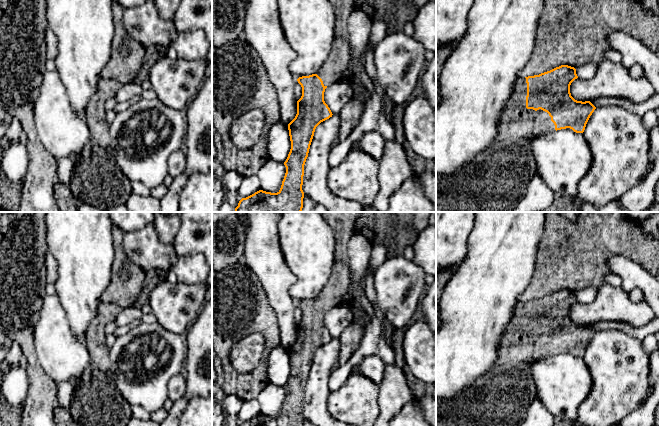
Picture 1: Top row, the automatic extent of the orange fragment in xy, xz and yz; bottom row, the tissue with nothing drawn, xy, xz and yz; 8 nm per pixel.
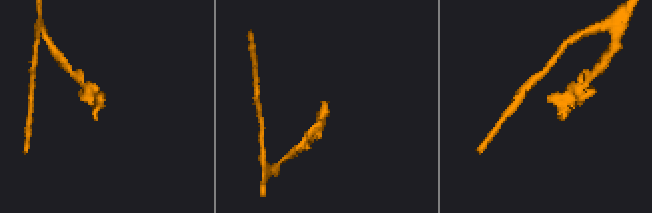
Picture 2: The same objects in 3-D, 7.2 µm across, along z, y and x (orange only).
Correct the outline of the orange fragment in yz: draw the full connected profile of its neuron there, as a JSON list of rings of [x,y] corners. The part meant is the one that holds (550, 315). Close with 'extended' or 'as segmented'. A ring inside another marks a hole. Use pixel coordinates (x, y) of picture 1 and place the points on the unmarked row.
[[[561,289],[539,299],[518,302],[513,317],[501,336],[497,360],[460,397],[448,402],[436,401],[436,426],[520,426],[535,399],[535,383],[530,365],[541,357],[566,352],[583,357],[596,333],[590,325],[577,325],[571,320],[570,309],[577,302],[576,293],[568,289]]]; extended

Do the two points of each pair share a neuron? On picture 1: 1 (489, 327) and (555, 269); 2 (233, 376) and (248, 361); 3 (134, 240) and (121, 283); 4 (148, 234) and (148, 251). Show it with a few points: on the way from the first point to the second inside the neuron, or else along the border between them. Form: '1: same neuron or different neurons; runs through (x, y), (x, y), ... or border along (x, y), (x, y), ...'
1: different neurons; border along (530, 279), (519, 300)
2: different neurons; border along (228, 352), (240, 372), (249, 372), (260, 362)
3: different neurons; border along (123, 235), (124, 253), (144, 271)
4: same neuron; runs through (148, 238), (148, 247)

